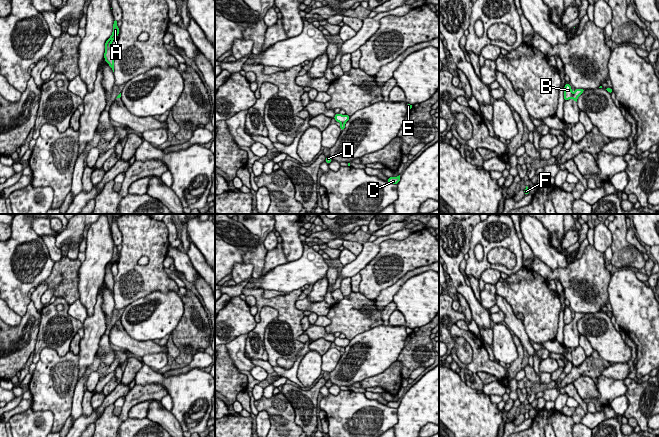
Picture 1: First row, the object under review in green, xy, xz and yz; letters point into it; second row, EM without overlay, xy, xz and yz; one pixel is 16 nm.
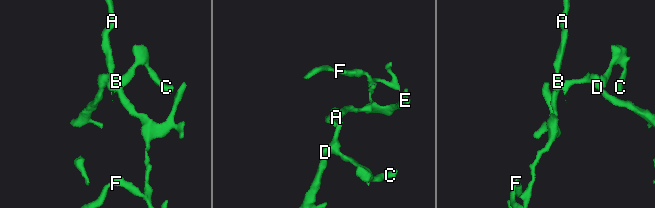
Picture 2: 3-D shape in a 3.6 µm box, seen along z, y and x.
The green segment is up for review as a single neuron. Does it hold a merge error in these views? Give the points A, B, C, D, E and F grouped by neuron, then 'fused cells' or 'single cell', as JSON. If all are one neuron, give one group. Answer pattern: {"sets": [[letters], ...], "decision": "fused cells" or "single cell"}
{"sets": [["A", "B", "E", "F"], ["C", "D"]], "decision": "fused cells"}

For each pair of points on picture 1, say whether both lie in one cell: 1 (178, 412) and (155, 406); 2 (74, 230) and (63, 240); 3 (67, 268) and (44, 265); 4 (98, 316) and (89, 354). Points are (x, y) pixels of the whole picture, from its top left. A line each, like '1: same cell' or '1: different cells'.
1: different cells
2: same cell
3: different cells
4: same cell

